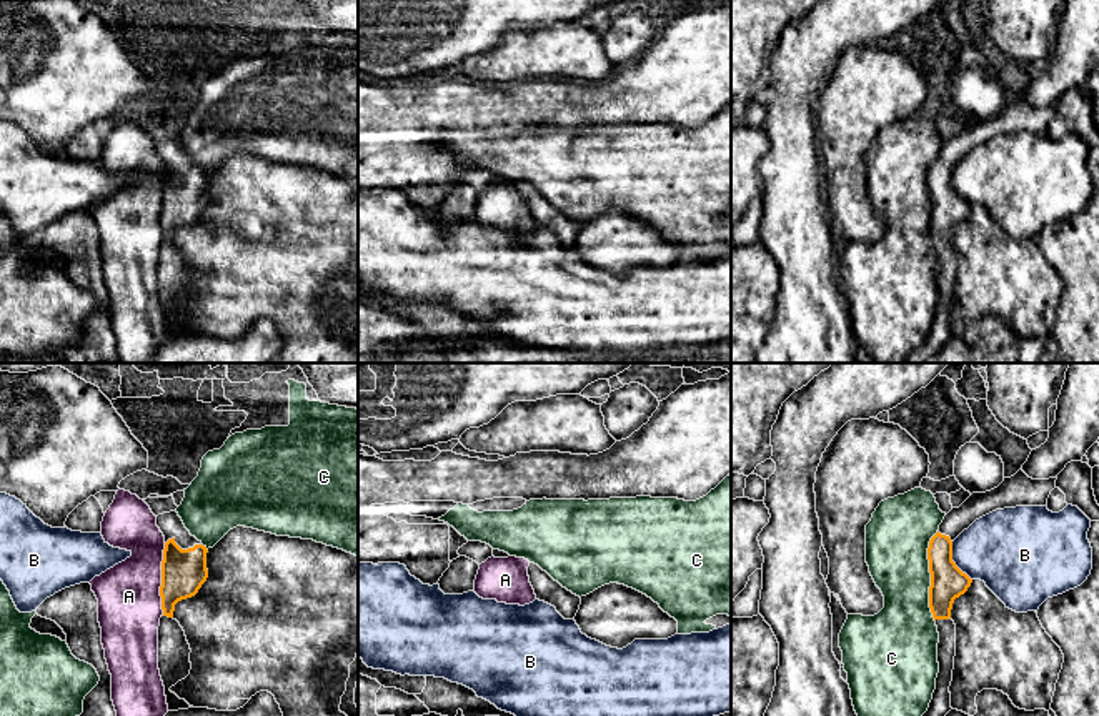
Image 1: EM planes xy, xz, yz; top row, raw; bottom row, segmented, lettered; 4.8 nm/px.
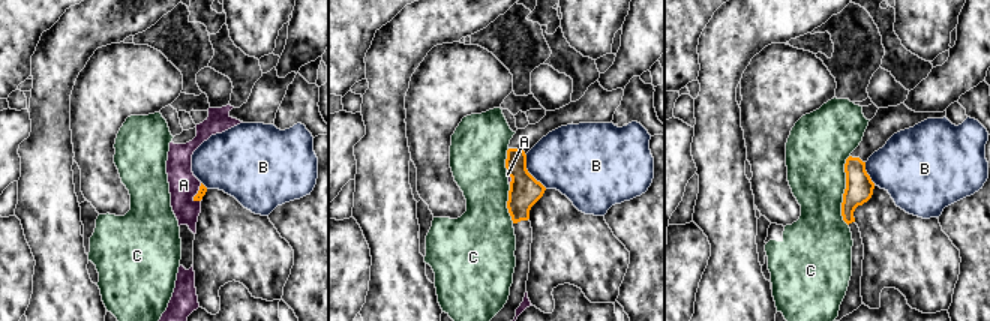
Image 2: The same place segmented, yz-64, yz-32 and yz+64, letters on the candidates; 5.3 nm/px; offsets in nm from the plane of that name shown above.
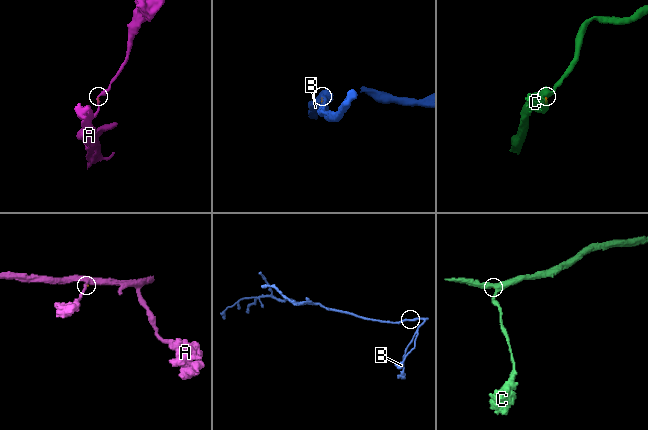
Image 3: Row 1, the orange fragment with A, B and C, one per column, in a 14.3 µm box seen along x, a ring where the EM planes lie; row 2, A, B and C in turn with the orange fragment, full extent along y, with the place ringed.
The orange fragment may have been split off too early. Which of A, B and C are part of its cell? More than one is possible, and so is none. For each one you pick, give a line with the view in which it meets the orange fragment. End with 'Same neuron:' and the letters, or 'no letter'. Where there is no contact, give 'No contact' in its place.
Same neuron: no letter

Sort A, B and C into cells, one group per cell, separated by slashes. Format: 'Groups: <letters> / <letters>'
Groups: A / B / C

